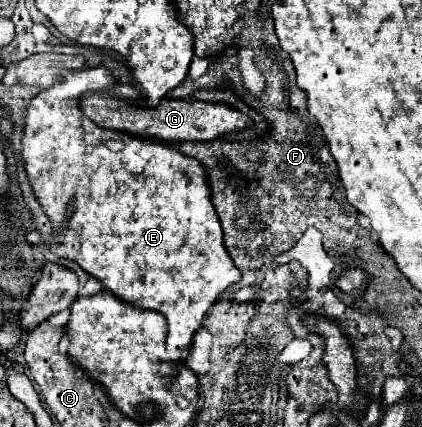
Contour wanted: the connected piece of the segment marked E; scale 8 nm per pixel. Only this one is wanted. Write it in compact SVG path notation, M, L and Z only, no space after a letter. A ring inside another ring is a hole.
M104 65L100 67L84 67L84 69L76 69L76 71L68 71L64 73L64 81L60 85L52 85L50 89L42 89L26 107L26 129L24 129L24 149L22 149L22 157L24 157L24 165L26 165L26 173L30 179L30 185L34 189L34 195L38 197L40 205L44 207L46 215L52 221L52 227L56 229L54 235L54 253L58 257L68 257L74 259L86 273L90 273L92 277L96 277L98 281L102 281L102 285L112 291L118 299L128 301L134 307L140 309L150 309L150 311L160 311L166 321L168 321L168 339L166 339L166 351L160 357L162 365L160 371L164 375L170 375L176 371L176 365L184 363L186 355L188 355L188 347L192 343L192 337L196 333L198 327L202 327L202 319L208 311L208 307L216 301L216 297L228 287L234 285L242 279L240 271L236 269L232 257L226 251L224 245L224 233L222 233L222 225L218 219L218 213L212 205L212 191L210 191L210 183L208 183L208 173L204 169L204 165L200 161L196 161L194 157L188 157L184 153L180 153L176 147L164 143L164 141L154 141L154 139L144 139L144 137L134 137L130 133L122 133L122 131L114 131L114 129L104 129L94 125L94 121L90 121L80 107L80 99L86 91L112 91L116 85L116 79L112 75L110 69L106 69Z

